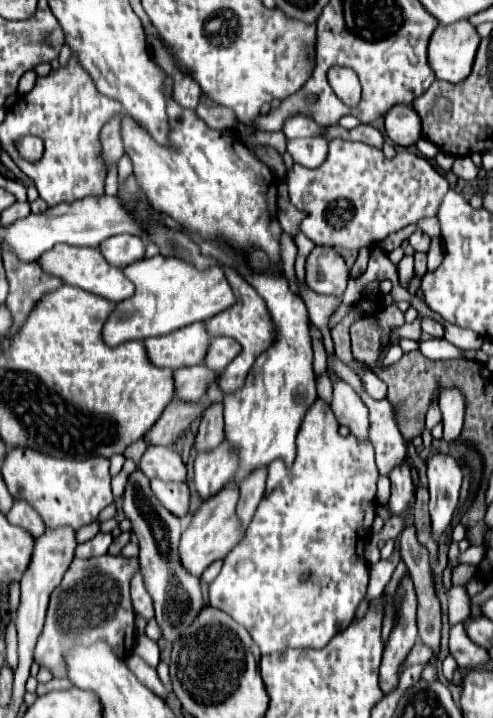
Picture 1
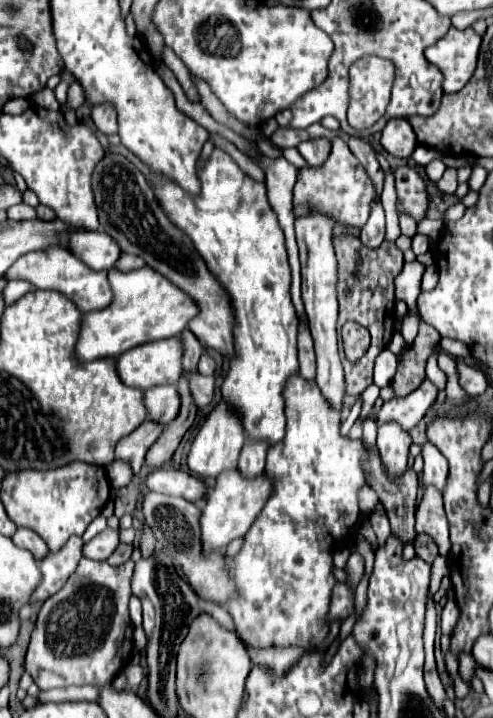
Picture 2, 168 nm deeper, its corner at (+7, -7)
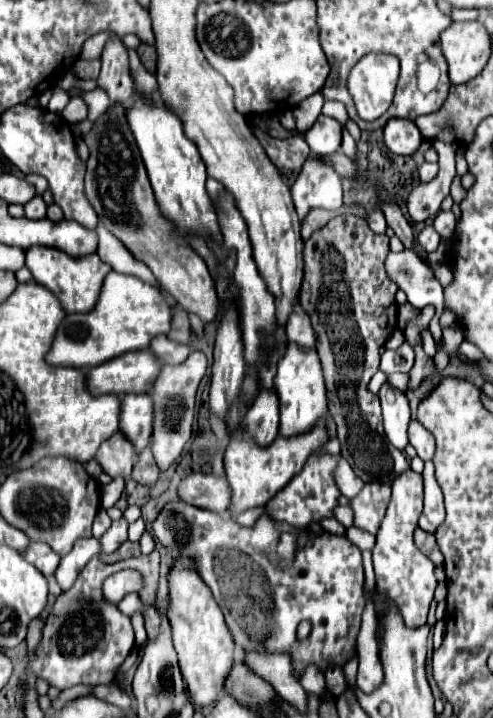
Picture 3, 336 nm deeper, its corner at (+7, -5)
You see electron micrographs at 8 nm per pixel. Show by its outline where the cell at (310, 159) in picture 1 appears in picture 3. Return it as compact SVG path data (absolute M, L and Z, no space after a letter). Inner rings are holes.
M321 114L317 122L305 132L305 140L311 152L329 156L341 146L341 124L337 124L337 120L333 120L331 116Z

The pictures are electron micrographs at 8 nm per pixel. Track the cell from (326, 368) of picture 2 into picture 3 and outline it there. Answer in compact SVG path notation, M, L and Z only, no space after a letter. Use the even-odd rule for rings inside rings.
M313 154L305 160L291 194L301 220L311 208L337 210L343 204L341 178L333 168L329 168L329 164L325 164L323 156Z

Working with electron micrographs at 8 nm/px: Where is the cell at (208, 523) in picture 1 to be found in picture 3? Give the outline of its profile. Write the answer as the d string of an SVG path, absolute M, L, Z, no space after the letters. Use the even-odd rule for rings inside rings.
M327 420L325 424L317 424L317 428L313 428L313 432L307 432L307 436L289 436L289 440L285 440L285 436L277 436L277 440L269 444L269 448L257 448L257 444L253 444L253 440L249 438L231 440L225 450L225 472L233 492L231 516L239 516L243 510L267 504L267 500L275 492L285 488L285 484L289 484L297 470L303 468L309 452L313 452L313 448L321 448L321 444L325 444L327 440Z

